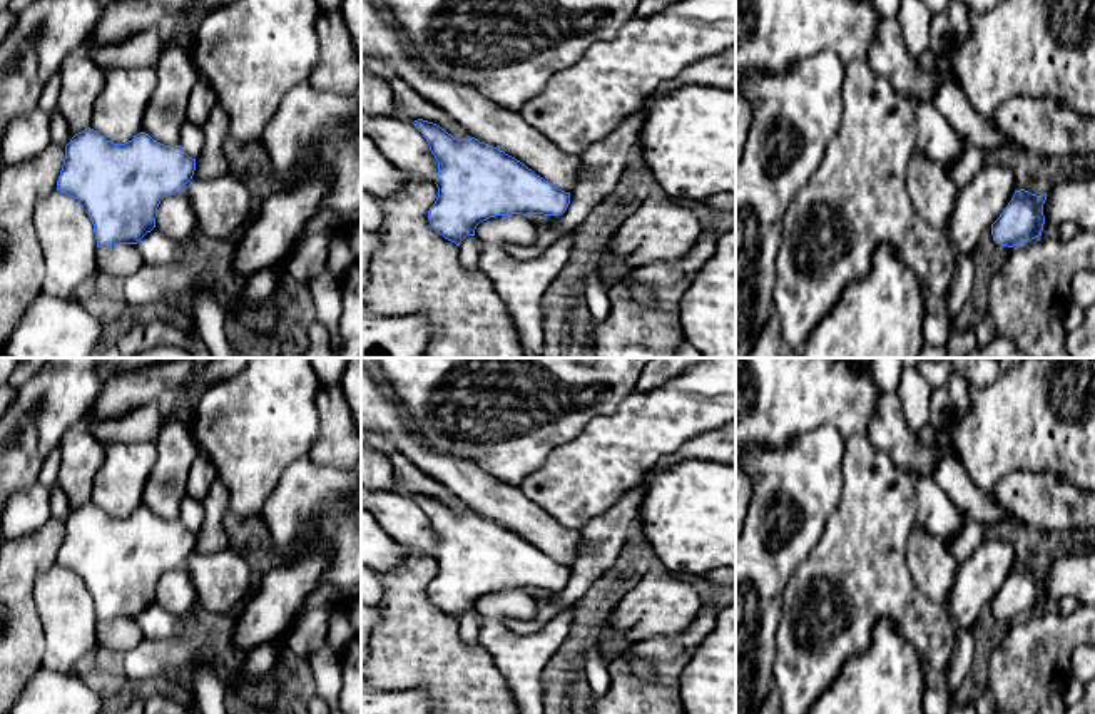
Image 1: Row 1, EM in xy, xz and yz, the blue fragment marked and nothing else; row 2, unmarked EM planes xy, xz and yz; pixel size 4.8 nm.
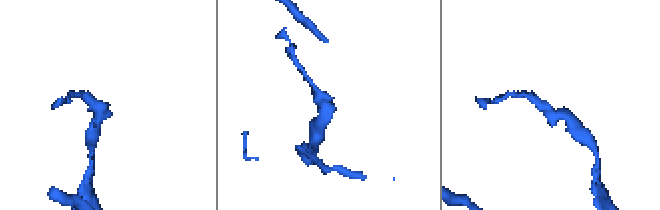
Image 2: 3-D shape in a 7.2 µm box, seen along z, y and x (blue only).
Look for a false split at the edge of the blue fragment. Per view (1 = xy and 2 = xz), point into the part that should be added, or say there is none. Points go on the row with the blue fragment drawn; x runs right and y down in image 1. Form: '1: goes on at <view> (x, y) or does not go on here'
1: does not go on here
2: does not go on here

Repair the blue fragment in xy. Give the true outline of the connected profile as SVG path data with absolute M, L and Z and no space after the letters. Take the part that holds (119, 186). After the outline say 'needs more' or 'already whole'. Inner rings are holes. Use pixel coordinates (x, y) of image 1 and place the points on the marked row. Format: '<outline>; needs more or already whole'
M89 127L65 145L57 191L77 199L89 214L97 247L137 244L155 227L160 201L184 191L194 171L196 159L189 157L181 145L164 145L145 132L139 132L125 144L114 144Z; already whole

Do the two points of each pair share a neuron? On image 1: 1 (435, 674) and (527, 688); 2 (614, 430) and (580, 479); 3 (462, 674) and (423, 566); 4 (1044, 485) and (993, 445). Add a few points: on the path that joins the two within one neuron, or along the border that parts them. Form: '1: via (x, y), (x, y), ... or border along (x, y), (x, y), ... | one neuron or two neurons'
1: border along (487, 649), (512, 696) | two neurons
2: via (614, 442), (592, 467) | one neuron
3: via (435, 647), (417, 629), (417, 592) | one neuron
4: border along (1064, 479), (1054, 474), (1008, 472), (992, 492) | two neurons

